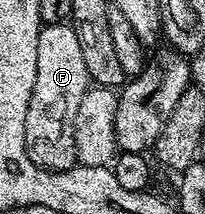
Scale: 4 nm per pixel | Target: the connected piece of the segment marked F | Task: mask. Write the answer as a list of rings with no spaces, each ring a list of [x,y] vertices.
[[[44,25],[36,52],[36,80],[24,117],[24,144],[32,162],[43,170],[57,173],[76,165],[74,144],[75,116],[91,79],[83,59],[83,50],[72,25]]]

